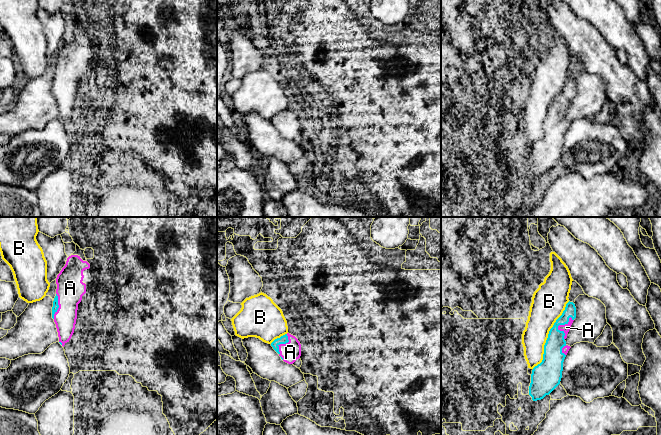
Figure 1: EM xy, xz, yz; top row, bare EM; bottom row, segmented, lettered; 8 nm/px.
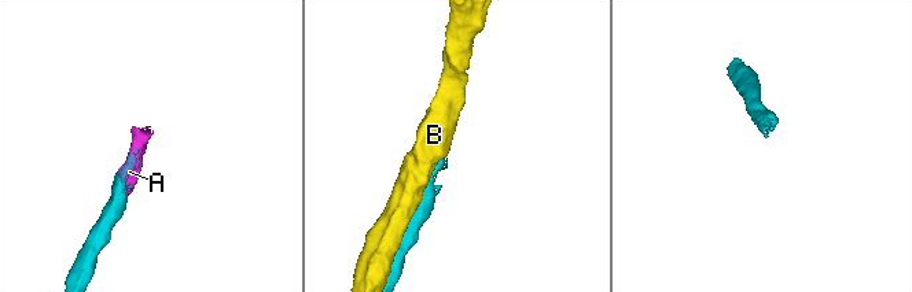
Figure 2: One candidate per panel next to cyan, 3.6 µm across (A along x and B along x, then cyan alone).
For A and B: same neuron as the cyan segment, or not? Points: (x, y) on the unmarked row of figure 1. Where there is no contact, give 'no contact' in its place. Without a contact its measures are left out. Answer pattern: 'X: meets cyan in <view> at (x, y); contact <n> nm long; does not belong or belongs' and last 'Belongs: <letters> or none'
A: meets cyan in yz at (558, 101); contact 200 nm long; belongs
B: meets cyan in yz at (548, 112); contact 600 nm long; does not belong
Belongs: A

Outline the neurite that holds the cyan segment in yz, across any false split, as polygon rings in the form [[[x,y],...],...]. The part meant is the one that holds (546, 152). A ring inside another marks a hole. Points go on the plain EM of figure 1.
[[[569,77],[549,107],[542,138],[532,146],[529,171],[533,177],[543,175],[560,160],[563,138],[571,124],[565,115],[575,94],[575,80]]]

